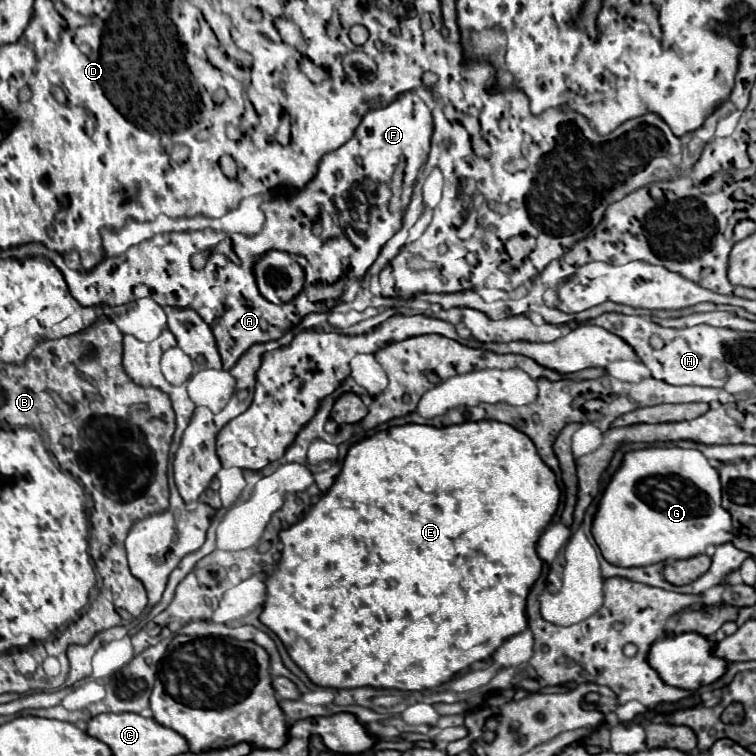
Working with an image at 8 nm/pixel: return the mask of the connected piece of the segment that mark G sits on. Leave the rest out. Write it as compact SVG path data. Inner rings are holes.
M645 447L645 449L635 449L635 451L627 451L621 459L621 465L619 469L611 475L603 495L601 495L601 501L599 501L599 507L597 507L597 513L593 517L593 529L591 529L603 557L609 561L609 563L615 563L619 567L645 567L645 565L653 565L653 563L659 563L659 561L669 561L669 559L689 559L689 557L695 557L695 555L701 555L709 545L723 545L723 543L729 543L733 539L733 527L731 527L731 515L727 515L727 511L723 511L721 507L721 483L719 483L719 473L713 465L709 465L707 457L697 451L697 449L683 449L683 447ZM649 477L679 477L683 483L687 483L689 487L685 487L683 491L661 491L661 489L655 489L655 487L641 487L641 481L649 481Z

